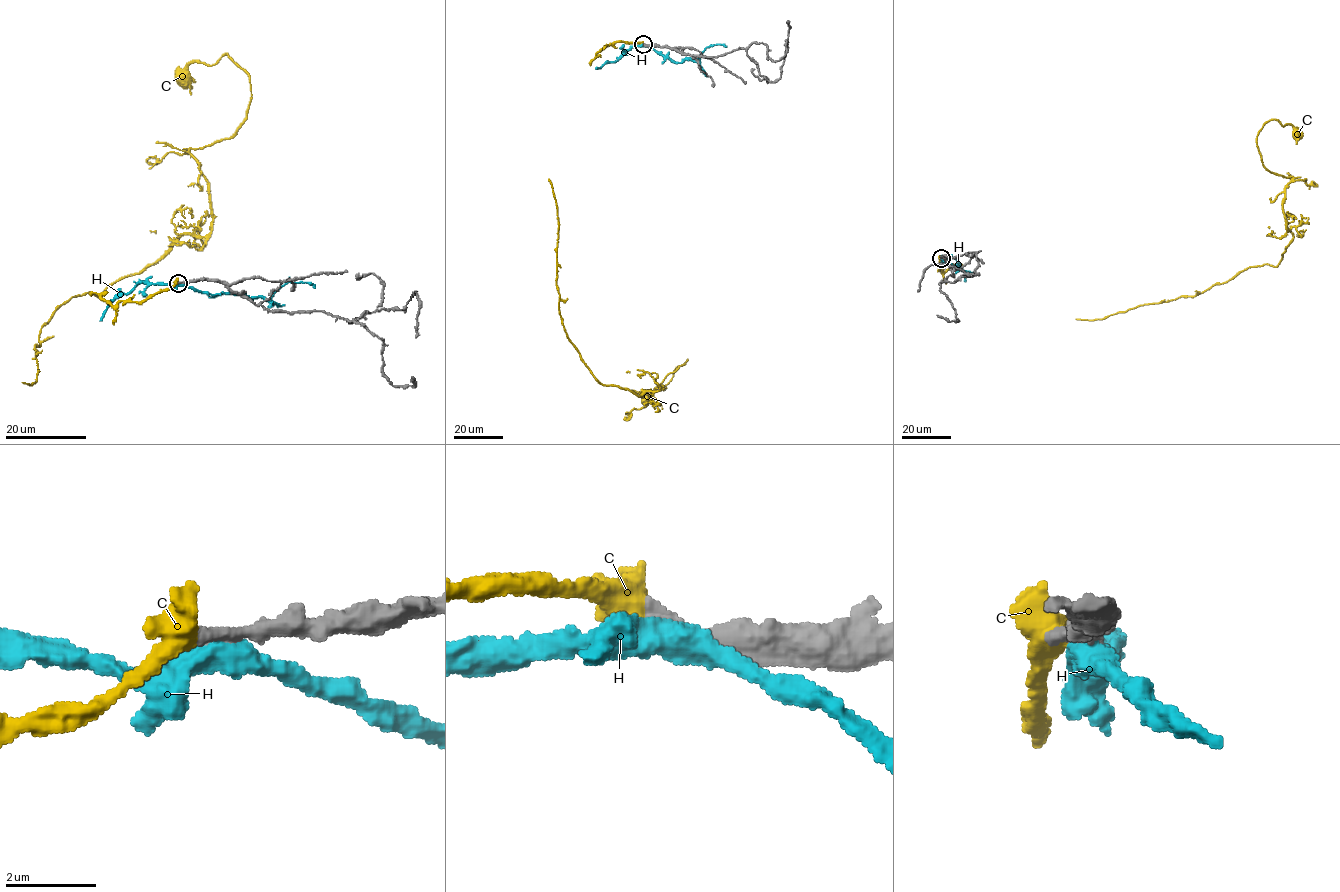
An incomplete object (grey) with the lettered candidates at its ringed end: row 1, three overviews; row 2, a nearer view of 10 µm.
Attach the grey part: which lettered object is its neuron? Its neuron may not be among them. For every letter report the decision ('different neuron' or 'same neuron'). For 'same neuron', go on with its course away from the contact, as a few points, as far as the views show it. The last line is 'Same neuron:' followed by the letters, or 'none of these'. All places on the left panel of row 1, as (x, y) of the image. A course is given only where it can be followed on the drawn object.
C: same neuron | via (178, 283), (91, 293), (23, 382), (64, 302), (210, 231), (189, 149), (250, 81), (183, 78)
H: different neuron
Same neuron: C

